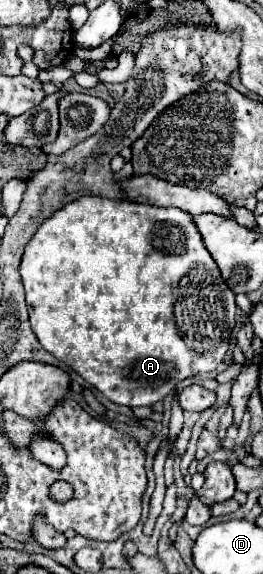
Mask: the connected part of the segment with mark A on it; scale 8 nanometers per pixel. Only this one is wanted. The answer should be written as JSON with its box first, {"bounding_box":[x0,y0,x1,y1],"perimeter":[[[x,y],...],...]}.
{"bounding_box":[20,197,236,407],"perimeter":[[[82,197],[72,203],[66,203],[62,209],[58,209],[54,215],[50,215],[34,233],[30,243],[24,249],[22,263],[20,263],[20,275],[26,289],[26,303],[30,311],[30,323],[32,331],[36,333],[40,345],[52,353],[58,361],[66,363],[70,369],[74,369],[84,381],[94,385],[100,393],[104,393],[112,403],[126,405],[126,407],[140,407],[140,405],[154,405],[158,401],[164,401],[166,395],[174,393],[180,381],[194,377],[198,373],[214,371],[216,365],[224,359],[228,347],[230,347],[230,335],[234,329],[236,319],[236,301],[232,289],[222,279],[216,261],[210,257],[210,253],[204,247],[204,239],[200,231],[196,229],[194,217],[182,209],[176,207],[152,207],[142,203],[130,203],[130,201],[114,201],[106,197]]]}

